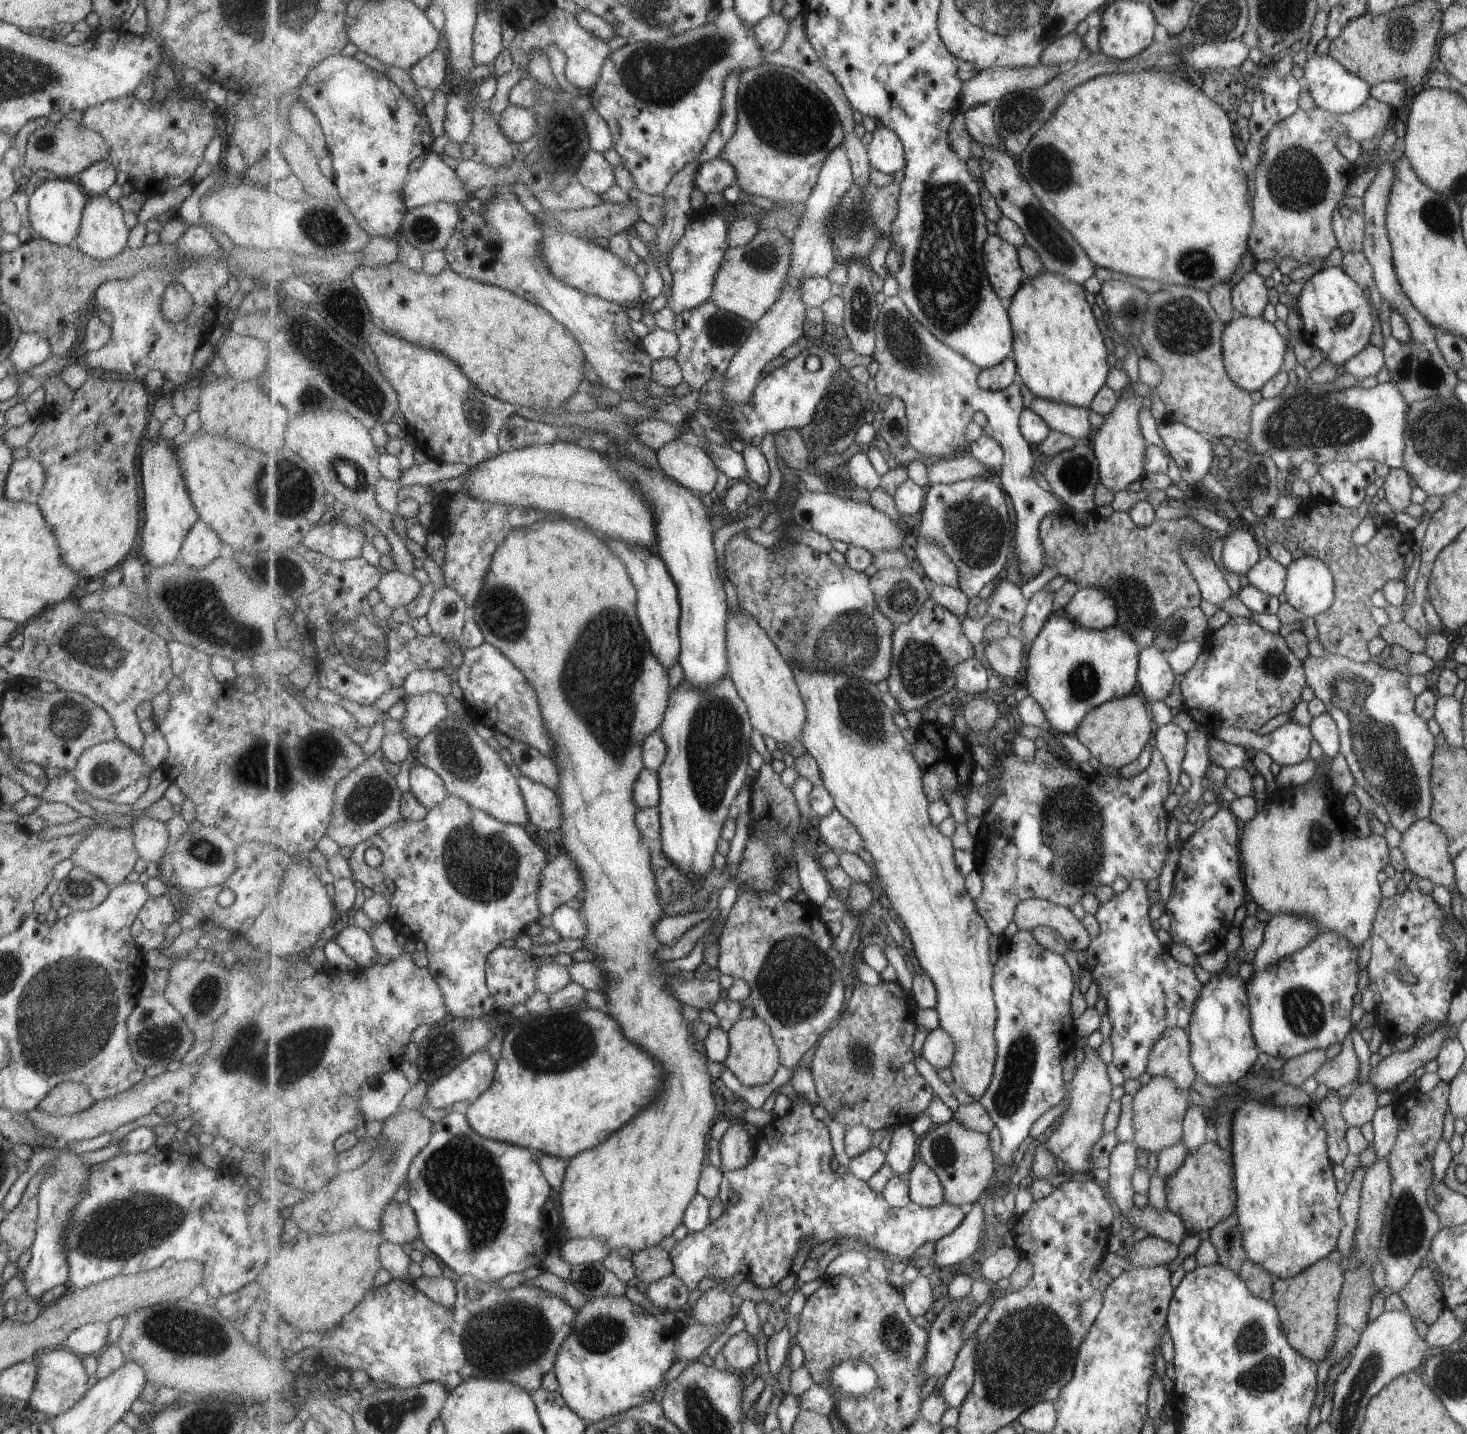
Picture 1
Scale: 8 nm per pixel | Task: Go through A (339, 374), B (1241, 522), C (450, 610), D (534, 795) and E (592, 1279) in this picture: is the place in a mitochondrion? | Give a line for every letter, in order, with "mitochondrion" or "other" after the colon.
A: mitochondrion
B: other
C: other
D: other
E: mitochondrion

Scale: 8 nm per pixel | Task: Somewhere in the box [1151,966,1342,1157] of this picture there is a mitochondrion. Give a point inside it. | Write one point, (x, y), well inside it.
(1304, 1011)

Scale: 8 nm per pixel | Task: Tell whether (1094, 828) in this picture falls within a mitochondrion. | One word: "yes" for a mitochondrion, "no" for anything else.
no

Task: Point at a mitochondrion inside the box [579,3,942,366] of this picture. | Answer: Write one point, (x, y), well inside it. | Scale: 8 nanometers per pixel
(786, 114)

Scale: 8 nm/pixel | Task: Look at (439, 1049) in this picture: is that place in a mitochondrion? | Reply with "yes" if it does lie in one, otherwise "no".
yes

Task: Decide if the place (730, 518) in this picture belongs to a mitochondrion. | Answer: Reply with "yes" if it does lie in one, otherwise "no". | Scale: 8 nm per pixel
no

